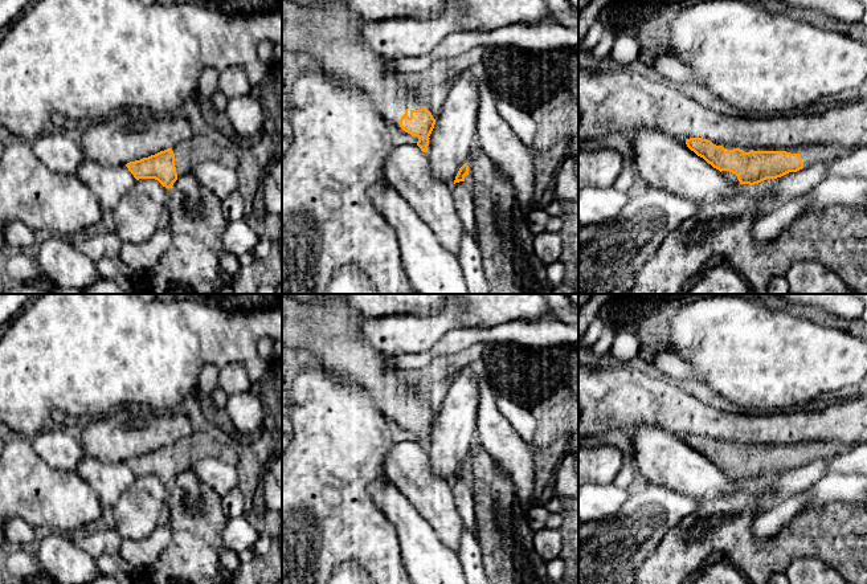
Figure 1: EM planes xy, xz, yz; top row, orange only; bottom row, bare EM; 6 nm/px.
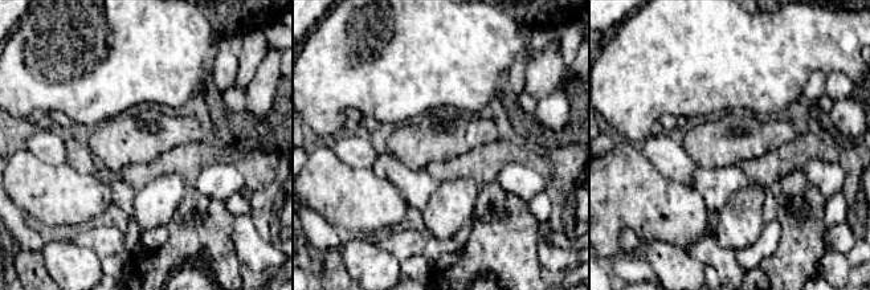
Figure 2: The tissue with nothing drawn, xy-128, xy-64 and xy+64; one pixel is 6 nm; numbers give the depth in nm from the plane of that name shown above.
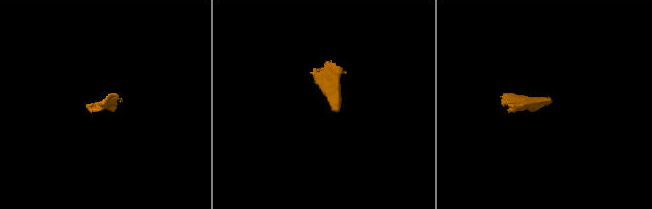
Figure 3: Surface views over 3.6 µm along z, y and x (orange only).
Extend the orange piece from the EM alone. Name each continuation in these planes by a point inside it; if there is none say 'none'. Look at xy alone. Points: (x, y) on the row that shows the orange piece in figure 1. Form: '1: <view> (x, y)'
1: xy (188, 154)

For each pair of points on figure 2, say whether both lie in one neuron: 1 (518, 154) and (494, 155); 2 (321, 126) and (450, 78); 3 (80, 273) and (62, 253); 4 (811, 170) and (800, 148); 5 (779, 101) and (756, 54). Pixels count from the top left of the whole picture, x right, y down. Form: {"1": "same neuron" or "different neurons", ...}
{"1": "same neuron", "2": "same neuron", "3": "same neuron", "4": "different neurons", "5": "same neuron"}

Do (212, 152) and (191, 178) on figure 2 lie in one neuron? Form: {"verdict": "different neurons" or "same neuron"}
{"verdict": "same neuron"}

